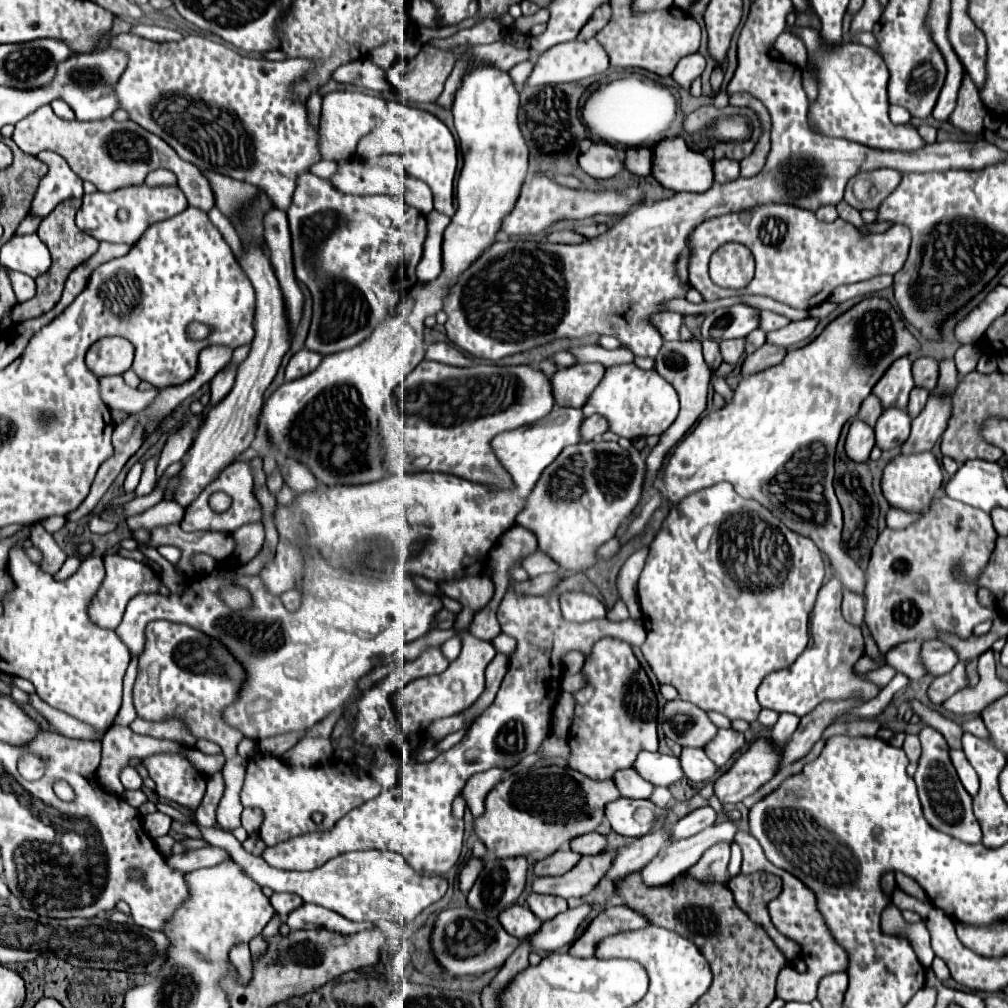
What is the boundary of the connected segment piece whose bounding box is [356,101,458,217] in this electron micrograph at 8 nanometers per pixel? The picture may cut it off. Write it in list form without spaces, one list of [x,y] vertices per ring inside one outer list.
[[[390,101],[386,117],[374,127],[372,133],[360,139],[358,151],[362,159],[374,159],[380,155],[396,153],[404,157],[406,171],[424,181],[434,195],[434,209],[452,217],[454,209],[454,175],[458,167],[458,147],[450,129],[432,113],[404,105],[400,101]]]

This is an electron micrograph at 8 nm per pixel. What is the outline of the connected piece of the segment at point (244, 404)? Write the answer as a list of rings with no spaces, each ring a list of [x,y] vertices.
[[[252,247],[252,249],[244,251],[240,267],[246,271],[248,279],[252,281],[252,285],[256,289],[256,315],[254,315],[256,337],[252,341],[250,355],[242,361],[242,365],[238,369],[232,391],[208,411],[202,427],[198,429],[198,433],[194,437],[192,447],[188,449],[188,453],[182,459],[182,469],[178,473],[178,485],[174,487],[174,493],[172,493],[172,499],[176,503],[180,503],[182,507],[188,507],[212,481],[218,479],[218,475],[228,465],[232,465],[236,461],[236,457],[240,453],[244,453],[250,447],[254,433],[256,433],[256,419],[258,419],[258,411],[262,409],[264,391],[276,377],[276,371],[278,371],[282,357],[288,351],[290,339],[292,339],[292,335],[288,331],[282,291],[280,291],[278,279],[274,275],[274,267],[270,265],[270,259],[262,253],[262,249]]]

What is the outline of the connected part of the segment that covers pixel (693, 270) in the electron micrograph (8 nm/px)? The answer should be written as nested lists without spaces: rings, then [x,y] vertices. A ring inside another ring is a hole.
[[[768,203],[702,221],[688,235],[686,247],[690,253],[690,285],[700,291],[704,301],[740,295],[764,295],[796,309],[812,309],[824,303],[840,285],[866,281],[878,275],[894,275],[898,269],[902,269],[908,257],[910,231],[902,225],[894,225],[884,233],[864,237],[844,219],[826,223],[820,221],[814,211],[798,209],[786,203]],[[728,241],[746,245],[756,259],[756,275],[746,289],[720,289],[708,277],[710,255]]]

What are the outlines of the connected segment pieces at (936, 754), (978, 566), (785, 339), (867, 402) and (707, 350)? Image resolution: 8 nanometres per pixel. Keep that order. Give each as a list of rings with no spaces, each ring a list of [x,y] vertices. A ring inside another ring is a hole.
[[[922,727],[922,731],[918,733],[920,741],[922,741],[922,757],[920,757],[920,765],[918,765],[918,771],[914,775],[914,781],[918,785],[918,795],[920,795],[920,801],[922,801],[922,809],[924,809],[924,817],[926,821],[958,839],[958,841],[964,841],[964,843],[980,843],[982,841],[982,831],[980,831],[980,825],[974,817],[974,811],[972,811],[972,797],[966,793],[966,789],[962,787],[952,763],[950,763],[950,757],[948,757],[948,745],[942,737],[942,733],[938,733],[936,729],[932,727]]]
[[[936,497],[934,507],[916,523],[912,523],[906,529],[884,529],[880,531],[870,563],[866,569],[866,623],[872,631],[872,637],[878,643],[878,649],[882,653],[888,653],[898,643],[906,641],[934,641],[940,639],[944,633],[952,633],[960,639],[968,639],[974,631],[974,627],[986,619],[996,619],[994,609],[986,609],[978,603],[976,591],[978,591],[978,579],[982,571],[986,569],[986,563],[990,561],[990,555],[994,551],[996,537],[994,527],[990,521],[990,515],[974,509],[970,505],[964,505],[960,501],[952,501],[948,497]],[[954,571],[962,573],[962,579],[954,577]]]
[[[804,319],[804,321],[792,321],[790,325],[778,329],[778,331],[772,331],[768,333],[768,343],[774,343],[774,345],[782,345],[782,347],[790,347],[790,345],[796,345],[804,339],[808,339],[814,329],[818,325],[818,319]]]
[[[868,395],[860,407],[860,413],[858,413],[858,419],[866,421],[868,425],[876,425],[878,417],[882,415],[882,403],[880,399],[876,399],[874,395]]]
[[[704,339],[704,341],[702,341],[702,347],[704,347],[704,359],[706,359],[708,367],[718,369],[720,363],[722,363],[722,353],[720,353],[720,345],[718,345],[718,341]]]

